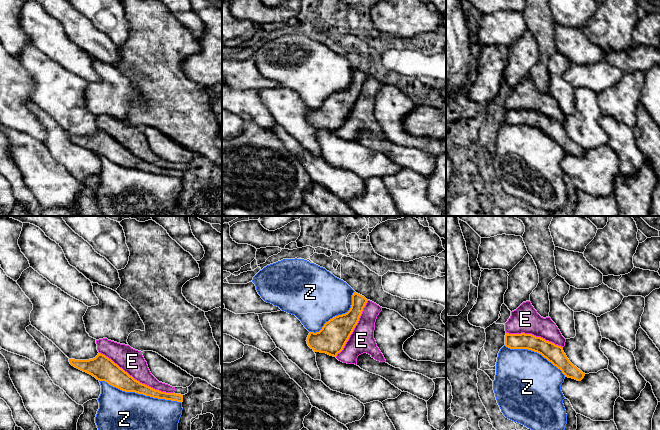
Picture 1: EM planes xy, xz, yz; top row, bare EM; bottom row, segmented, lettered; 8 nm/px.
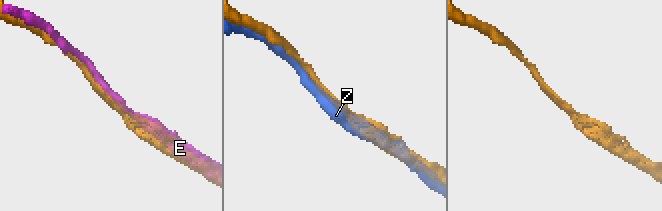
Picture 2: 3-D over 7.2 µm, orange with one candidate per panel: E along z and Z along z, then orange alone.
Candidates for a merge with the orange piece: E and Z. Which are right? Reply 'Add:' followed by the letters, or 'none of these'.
Add: none of these

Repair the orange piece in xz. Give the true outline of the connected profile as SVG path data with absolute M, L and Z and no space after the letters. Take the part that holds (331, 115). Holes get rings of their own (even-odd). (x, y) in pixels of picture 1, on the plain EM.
M354 68L350 86L330 95L319 108L310 108L306 116L308 122L314 128L336 133L357 101L367 77L364 72Z

